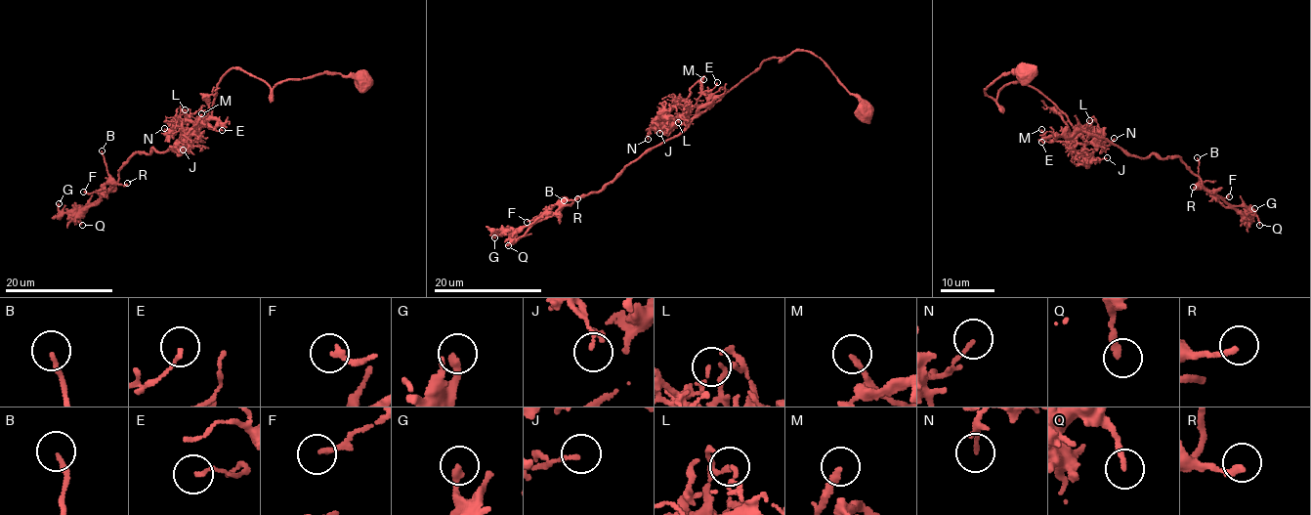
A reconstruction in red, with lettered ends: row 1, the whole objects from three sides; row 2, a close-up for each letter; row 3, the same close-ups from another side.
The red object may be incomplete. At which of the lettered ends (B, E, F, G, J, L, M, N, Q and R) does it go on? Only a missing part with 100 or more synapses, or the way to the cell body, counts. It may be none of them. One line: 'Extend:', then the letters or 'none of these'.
Extend: none of these

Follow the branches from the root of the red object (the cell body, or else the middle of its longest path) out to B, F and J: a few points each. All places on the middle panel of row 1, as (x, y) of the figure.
B: (866, 111), (818, 57), (794, 51), (764, 60), (601, 190), (570, 205), (564, 200)
F: (866, 111), (866, 106), (811, 53), (794, 51), (764, 60), (678, 134), (647, 150), (601, 190), (527, 222)
J: (866, 111), (866, 106), (818, 57), (794, 51), (764, 60), (691, 118), (659, 117), (659, 133)

